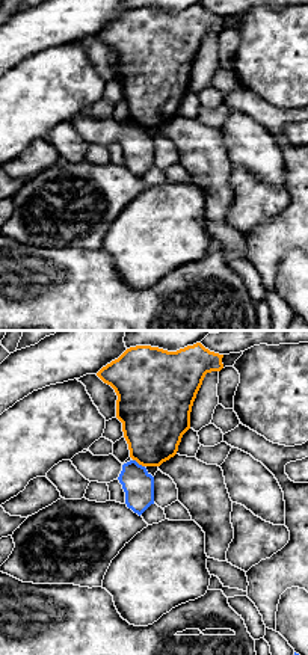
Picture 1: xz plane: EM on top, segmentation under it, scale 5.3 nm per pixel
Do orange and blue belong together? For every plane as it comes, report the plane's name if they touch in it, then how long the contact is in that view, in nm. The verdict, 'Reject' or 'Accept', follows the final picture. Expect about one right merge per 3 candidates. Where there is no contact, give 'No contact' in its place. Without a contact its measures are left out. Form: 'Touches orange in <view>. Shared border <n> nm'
Touches orange in xz. Shared border 80 nm

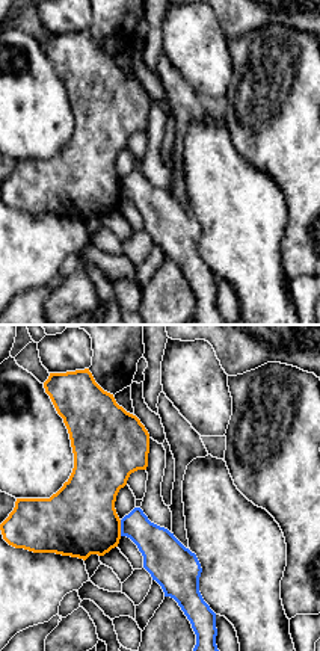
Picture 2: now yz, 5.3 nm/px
Touches orange in yz. Shared border 90 nm

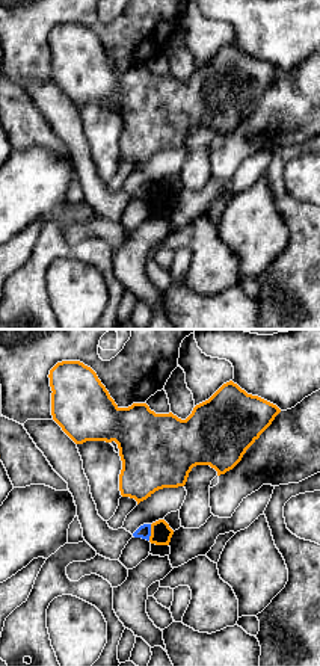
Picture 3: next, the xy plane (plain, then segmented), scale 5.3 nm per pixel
Touches orange in xy. Shared border 90 nm

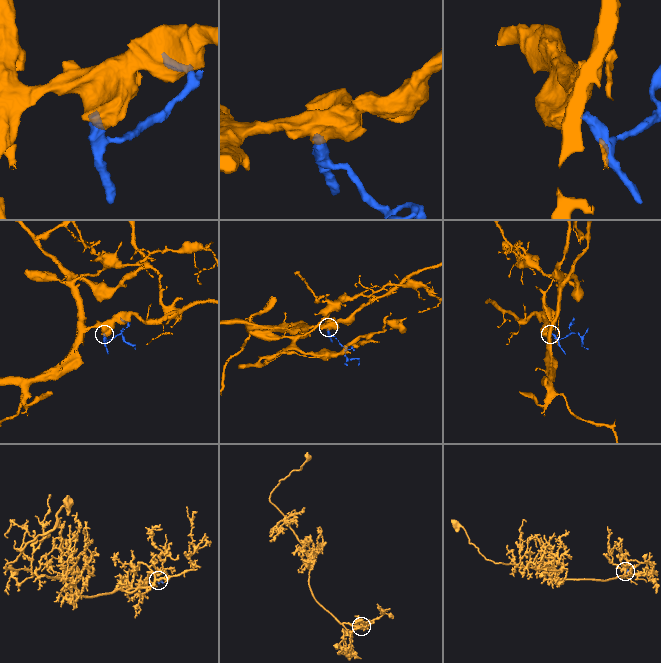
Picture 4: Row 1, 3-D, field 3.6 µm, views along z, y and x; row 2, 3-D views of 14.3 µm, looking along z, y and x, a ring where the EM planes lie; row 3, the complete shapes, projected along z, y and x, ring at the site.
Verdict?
Reject

